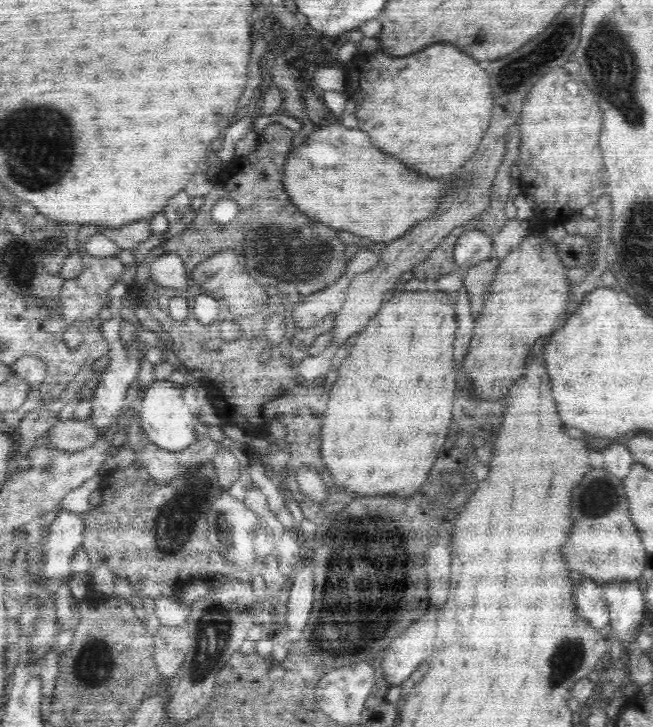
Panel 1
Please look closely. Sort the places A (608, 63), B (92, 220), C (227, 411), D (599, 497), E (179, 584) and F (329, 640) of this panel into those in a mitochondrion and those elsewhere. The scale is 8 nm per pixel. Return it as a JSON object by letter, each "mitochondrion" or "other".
{"A":"mitochondrion","B":"other","C":"other","D":"mitochondrion","E":"other","F":"mitochondrion"}

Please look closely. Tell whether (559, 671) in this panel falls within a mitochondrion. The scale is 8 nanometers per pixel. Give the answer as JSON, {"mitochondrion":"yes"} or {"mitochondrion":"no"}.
{"mitochondrion":"yes"}

